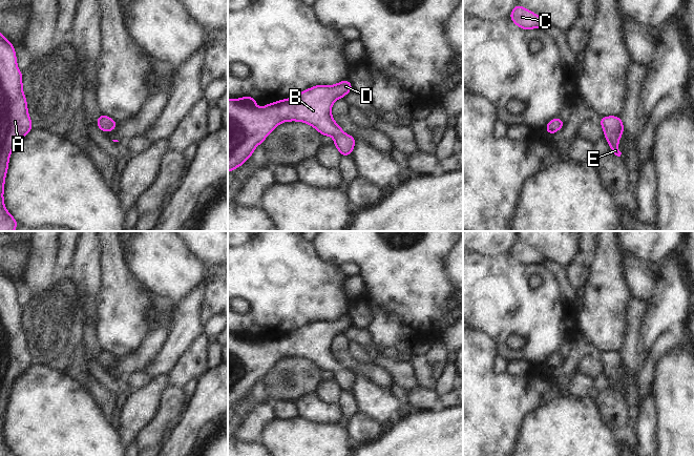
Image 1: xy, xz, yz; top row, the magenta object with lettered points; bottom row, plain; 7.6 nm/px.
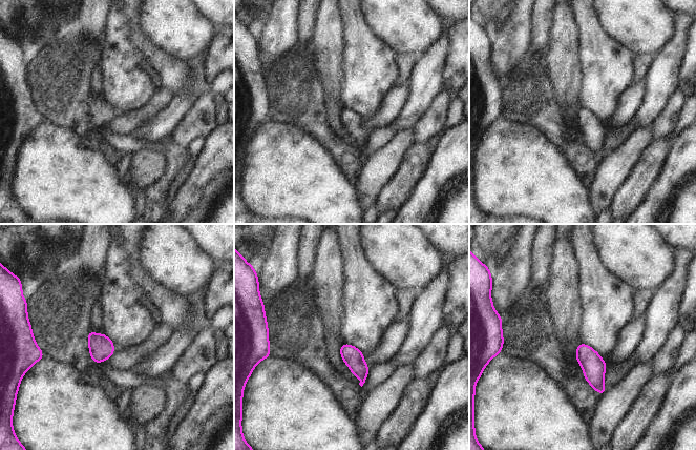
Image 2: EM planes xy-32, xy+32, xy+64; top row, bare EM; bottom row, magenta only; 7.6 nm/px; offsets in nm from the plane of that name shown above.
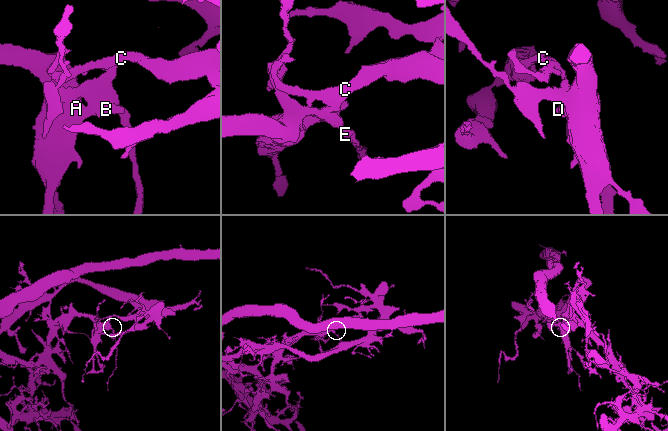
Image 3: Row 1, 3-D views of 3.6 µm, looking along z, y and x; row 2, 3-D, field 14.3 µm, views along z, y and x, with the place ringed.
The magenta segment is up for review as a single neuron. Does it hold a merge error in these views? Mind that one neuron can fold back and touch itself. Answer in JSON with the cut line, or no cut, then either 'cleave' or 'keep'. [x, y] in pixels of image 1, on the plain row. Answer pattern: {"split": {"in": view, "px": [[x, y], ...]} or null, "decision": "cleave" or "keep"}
{"split": null, "decision": "keep"}

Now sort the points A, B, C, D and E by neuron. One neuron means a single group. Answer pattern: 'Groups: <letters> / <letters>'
Groups: A B C D E.

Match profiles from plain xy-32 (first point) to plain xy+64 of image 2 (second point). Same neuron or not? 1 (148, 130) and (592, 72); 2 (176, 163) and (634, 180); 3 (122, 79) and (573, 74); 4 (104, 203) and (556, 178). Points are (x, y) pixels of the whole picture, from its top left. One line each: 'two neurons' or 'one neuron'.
1: two neurons
2: one neuron
3: two neurons
4: one neuron

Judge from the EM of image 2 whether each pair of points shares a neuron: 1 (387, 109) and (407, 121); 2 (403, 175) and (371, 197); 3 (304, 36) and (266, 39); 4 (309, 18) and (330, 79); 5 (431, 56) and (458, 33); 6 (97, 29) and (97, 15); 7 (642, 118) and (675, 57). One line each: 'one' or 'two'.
1: two
2: two
3: two
4: two
5: two
6: one
7: one

